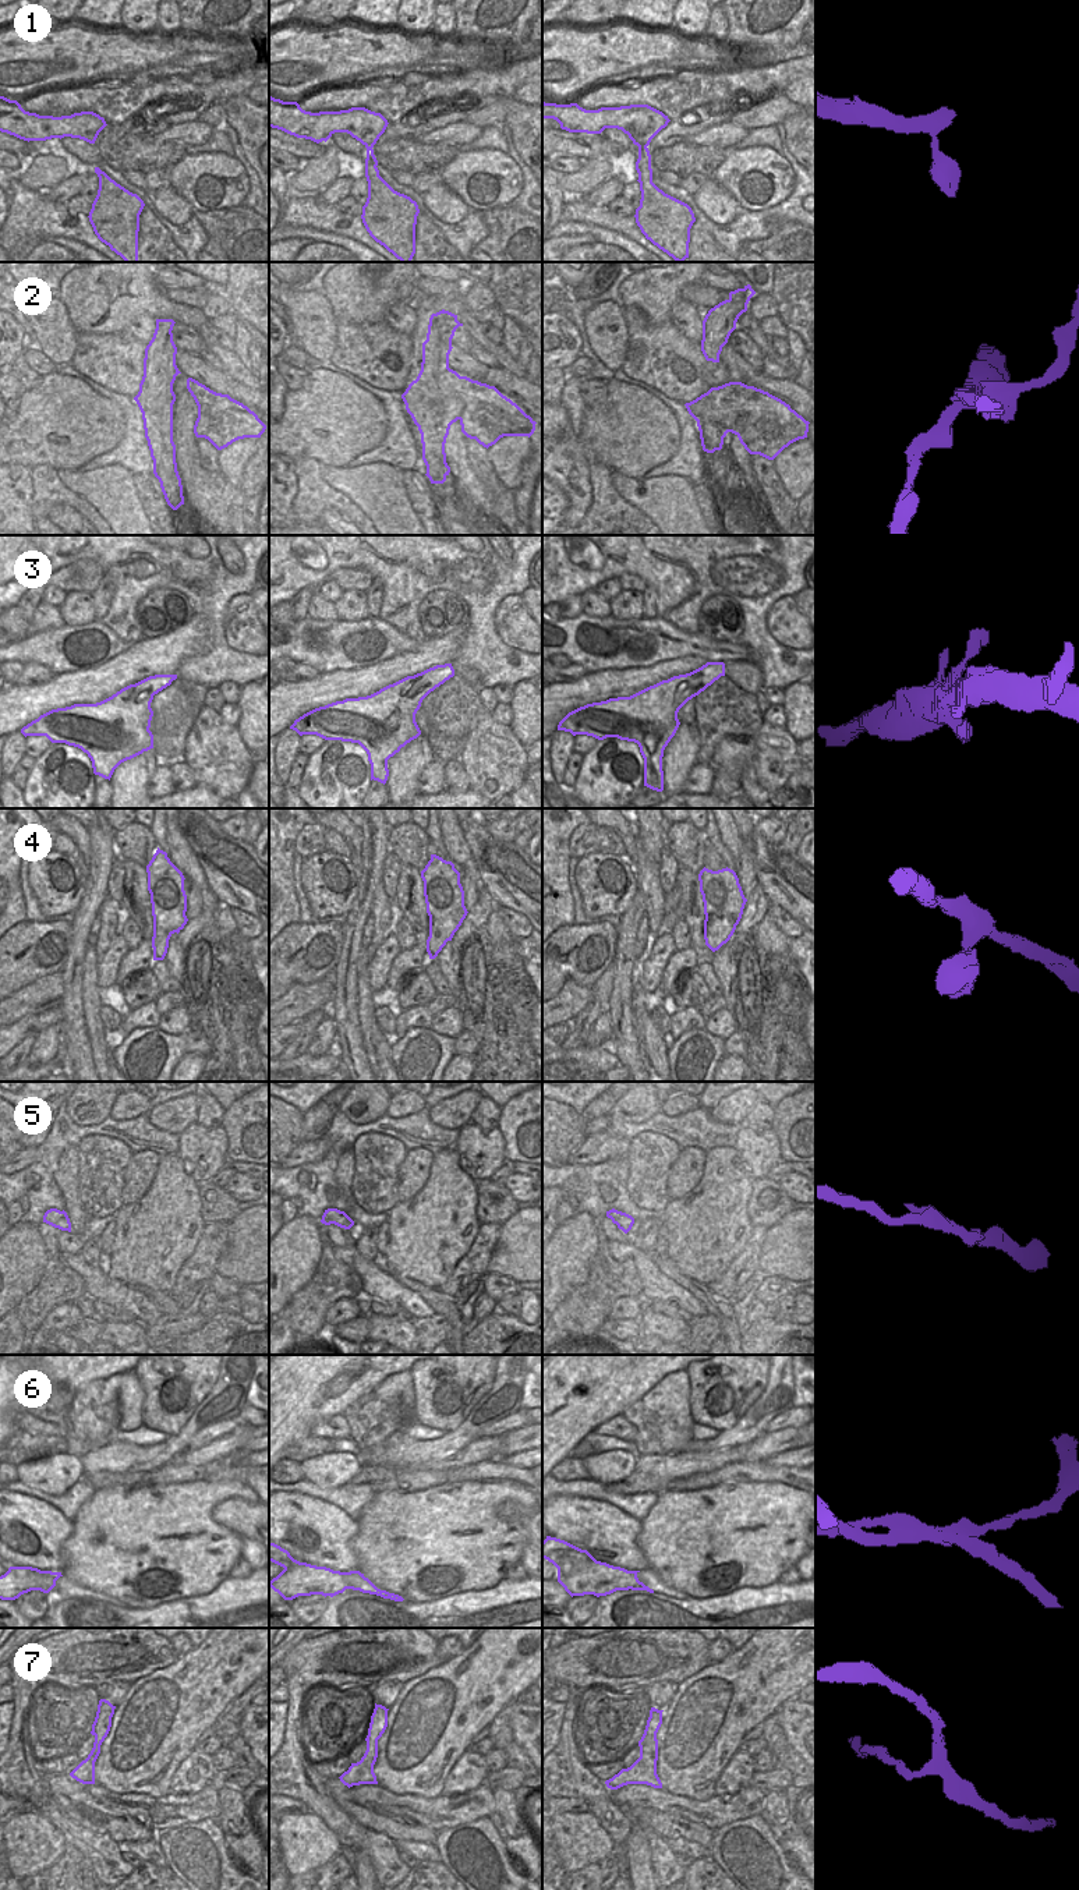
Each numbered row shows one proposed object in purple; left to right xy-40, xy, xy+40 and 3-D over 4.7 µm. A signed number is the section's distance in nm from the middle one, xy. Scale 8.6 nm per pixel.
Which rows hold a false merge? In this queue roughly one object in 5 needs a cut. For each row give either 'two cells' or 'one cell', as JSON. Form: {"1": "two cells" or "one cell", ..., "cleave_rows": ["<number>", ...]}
{"1": "one cell", "2": "two cells", "3": "one cell", "4": "one cell", "5": "one cell", "6": "two cells", "7": "one cell", "cleave_rows": ["2", "6"]}

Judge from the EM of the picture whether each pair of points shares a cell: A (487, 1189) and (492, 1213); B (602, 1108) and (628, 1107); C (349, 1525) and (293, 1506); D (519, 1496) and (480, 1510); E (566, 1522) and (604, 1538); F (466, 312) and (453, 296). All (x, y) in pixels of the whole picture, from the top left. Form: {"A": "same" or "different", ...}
{"A": "same", "B": "different", "C": "same", "D": "same", "E": "same", "F": "different"}

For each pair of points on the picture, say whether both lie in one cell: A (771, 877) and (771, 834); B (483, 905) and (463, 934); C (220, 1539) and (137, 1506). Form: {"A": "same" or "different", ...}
{"A": "different", "B": "same", "C": "same"}

